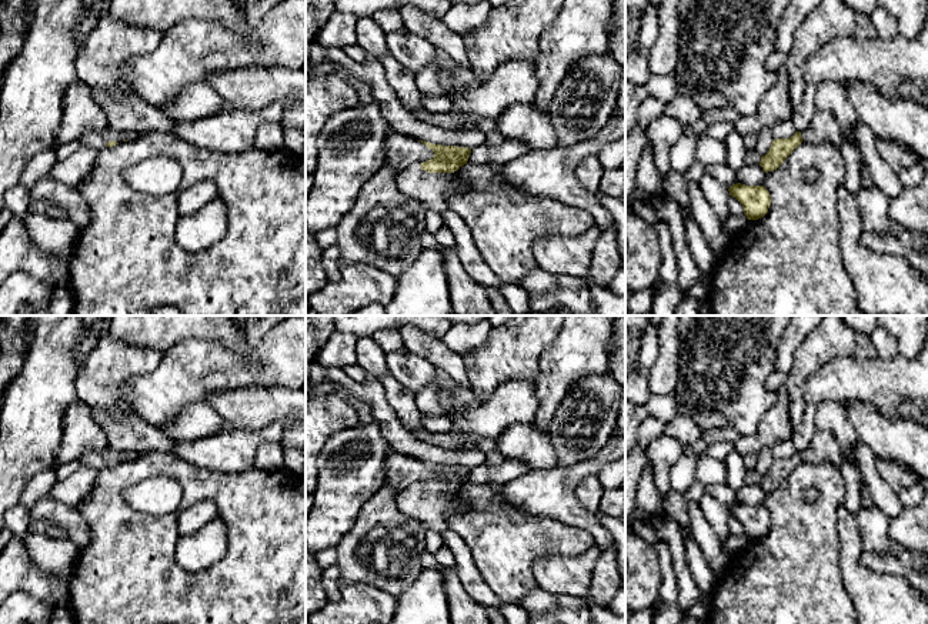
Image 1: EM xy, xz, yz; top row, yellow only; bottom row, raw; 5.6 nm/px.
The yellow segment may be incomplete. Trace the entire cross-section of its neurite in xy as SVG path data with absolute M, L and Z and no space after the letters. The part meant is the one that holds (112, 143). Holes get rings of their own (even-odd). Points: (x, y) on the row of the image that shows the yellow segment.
M106 127L97 133L86 133L80 137L81 146L93 147L101 150L104 147L113 147L123 141L130 141L137 139L140 134L134 130L116 130L111 127Z

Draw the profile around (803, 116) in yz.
M807 84L802 101L798 106L798 109L794 111L791 120L798 131L804 130L811 123L814 114L818 111L815 104L815 91L817 86Z

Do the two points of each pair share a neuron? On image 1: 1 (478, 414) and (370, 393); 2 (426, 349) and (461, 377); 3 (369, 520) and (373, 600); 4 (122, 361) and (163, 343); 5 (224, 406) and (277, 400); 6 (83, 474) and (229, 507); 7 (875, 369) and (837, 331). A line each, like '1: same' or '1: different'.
1: different
2: same
3: different
4: different
5: same
6: different
7: different

